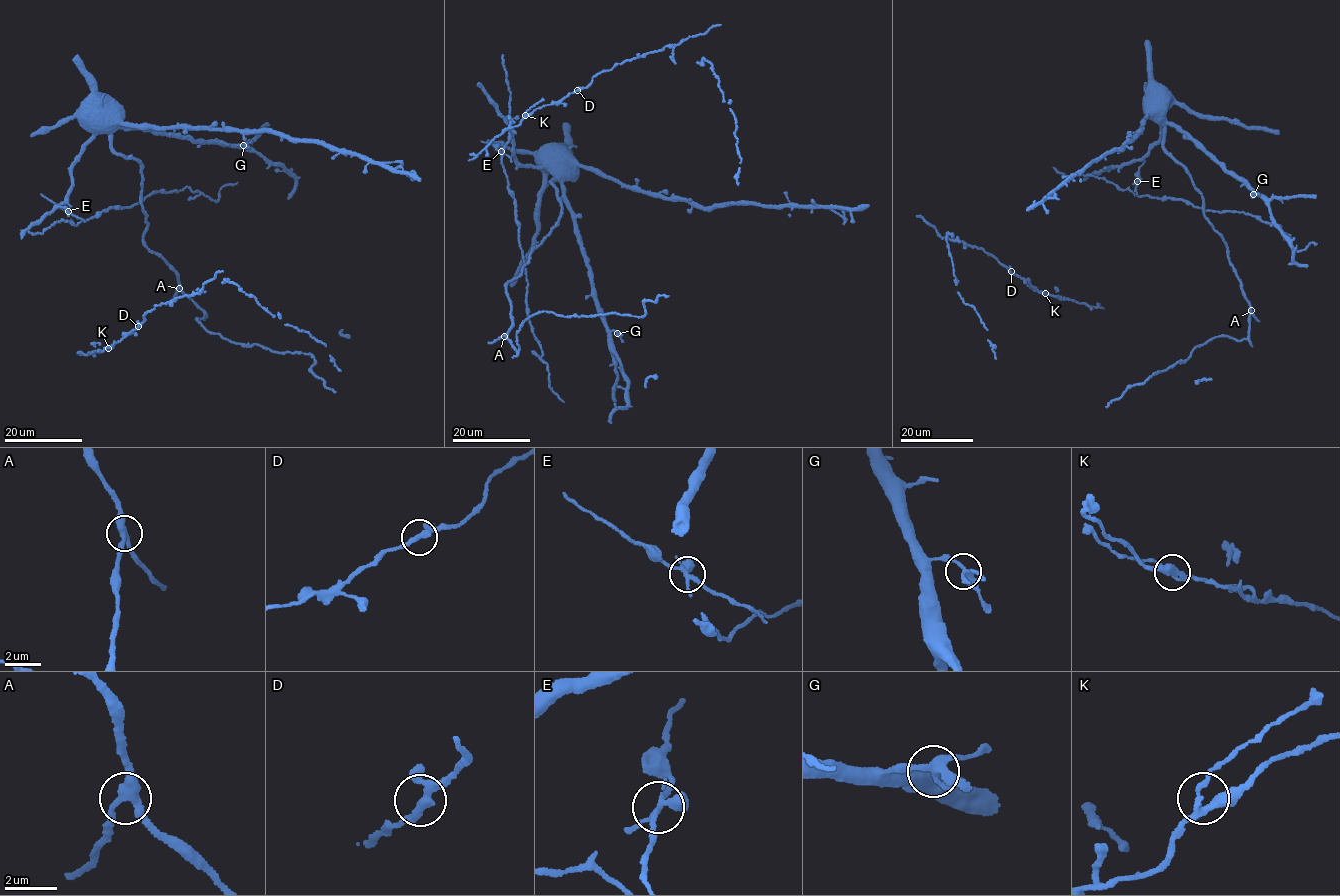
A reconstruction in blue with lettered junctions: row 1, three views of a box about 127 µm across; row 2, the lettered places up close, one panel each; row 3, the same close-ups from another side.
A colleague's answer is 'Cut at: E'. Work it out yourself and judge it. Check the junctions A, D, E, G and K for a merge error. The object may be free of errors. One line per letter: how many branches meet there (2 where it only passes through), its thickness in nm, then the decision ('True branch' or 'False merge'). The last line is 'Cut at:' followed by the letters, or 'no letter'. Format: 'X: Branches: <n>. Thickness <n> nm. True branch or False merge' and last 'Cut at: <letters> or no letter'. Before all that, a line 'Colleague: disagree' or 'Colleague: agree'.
Colleague: agree
A: Branches: 3. Thickness 320 nm. True branch
D: Branches: 3. Thickness 240 nm. True branch
E: Branches: 3. Thickness 240 nm. False merge
G: Branches: 3. Thickness 240 nm. True branch
K: Branches: 3. Thickness 200 nm. True branch
Cut at: E

